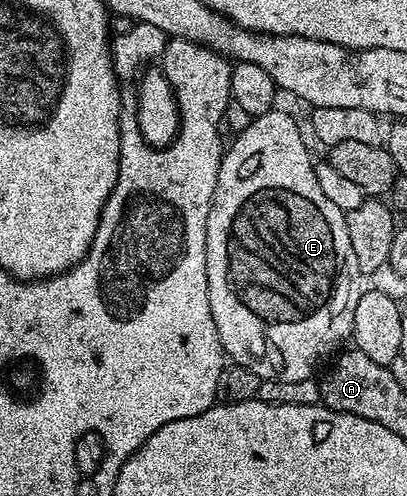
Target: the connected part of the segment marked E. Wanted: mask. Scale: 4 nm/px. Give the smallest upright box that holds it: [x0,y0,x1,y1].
[206,108,364,382]

